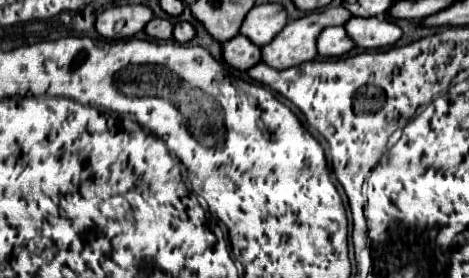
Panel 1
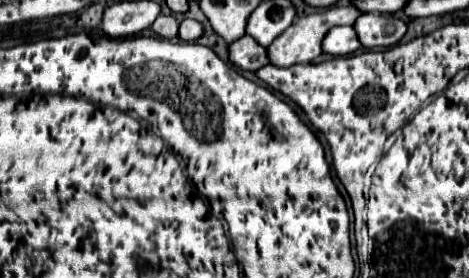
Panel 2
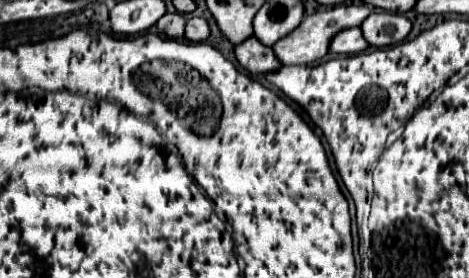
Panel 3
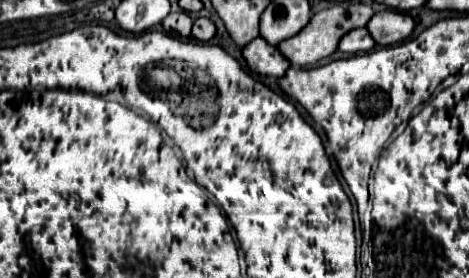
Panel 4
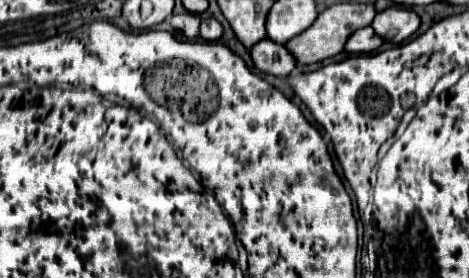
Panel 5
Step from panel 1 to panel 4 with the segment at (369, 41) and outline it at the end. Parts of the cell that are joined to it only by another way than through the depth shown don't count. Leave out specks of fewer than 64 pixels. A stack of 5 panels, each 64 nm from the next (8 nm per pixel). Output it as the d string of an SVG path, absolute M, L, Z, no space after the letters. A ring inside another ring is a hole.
M382 10L366 24L370 36L378 46L392 46L406 40L414 30L414 18L408 12Z

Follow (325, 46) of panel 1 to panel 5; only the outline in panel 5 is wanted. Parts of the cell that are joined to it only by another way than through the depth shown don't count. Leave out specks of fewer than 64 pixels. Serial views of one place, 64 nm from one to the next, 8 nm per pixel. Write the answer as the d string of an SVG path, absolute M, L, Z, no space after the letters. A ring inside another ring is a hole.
M368 26L368 28L356 30L348 38L348 44L344 46L344 50L350 52L350 54L368 54L368 52L378 50L382 44L384 44L384 40L380 36L376 36L374 30Z

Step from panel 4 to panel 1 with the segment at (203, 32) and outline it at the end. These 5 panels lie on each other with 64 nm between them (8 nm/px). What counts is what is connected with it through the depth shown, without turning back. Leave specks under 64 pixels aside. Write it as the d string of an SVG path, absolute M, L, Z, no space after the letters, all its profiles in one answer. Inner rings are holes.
M182 20L174 22L174 32L172 32L172 36L174 36L176 42L186 44L186 42L190 42L190 40L194 38L194 34L196 34L196 30L194 30L194 26L192 26L190 22L182 22Z

